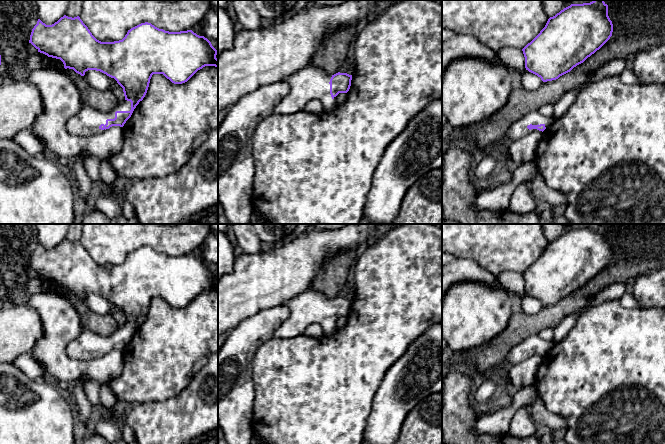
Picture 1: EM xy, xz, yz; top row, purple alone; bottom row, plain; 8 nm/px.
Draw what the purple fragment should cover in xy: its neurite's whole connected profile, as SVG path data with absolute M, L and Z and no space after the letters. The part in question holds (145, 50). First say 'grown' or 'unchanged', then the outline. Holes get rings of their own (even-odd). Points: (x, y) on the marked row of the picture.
grown; M64 15L52 25L46 25L40 19L32 29L29 43L40 53L60 59L64 68L73 69L81 76L88 70L100 71L114 78L123 88L125 100L109 112L101 112L82 107L66 123L66 130L73 136L88 137L109 129L112 126L123 127L134 109L145 97L153 74L163 74L174 84L187 82L198 70L205 66L218 67L216 50L204 36L192 30L169 32L159 29L151 23L141 23L130 30L122 40L101 42L97 40L79 16Z

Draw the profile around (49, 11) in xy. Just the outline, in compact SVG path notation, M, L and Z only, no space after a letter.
M35 0L38 7L38 19L46 25L57 22L66 13L68 0Z

